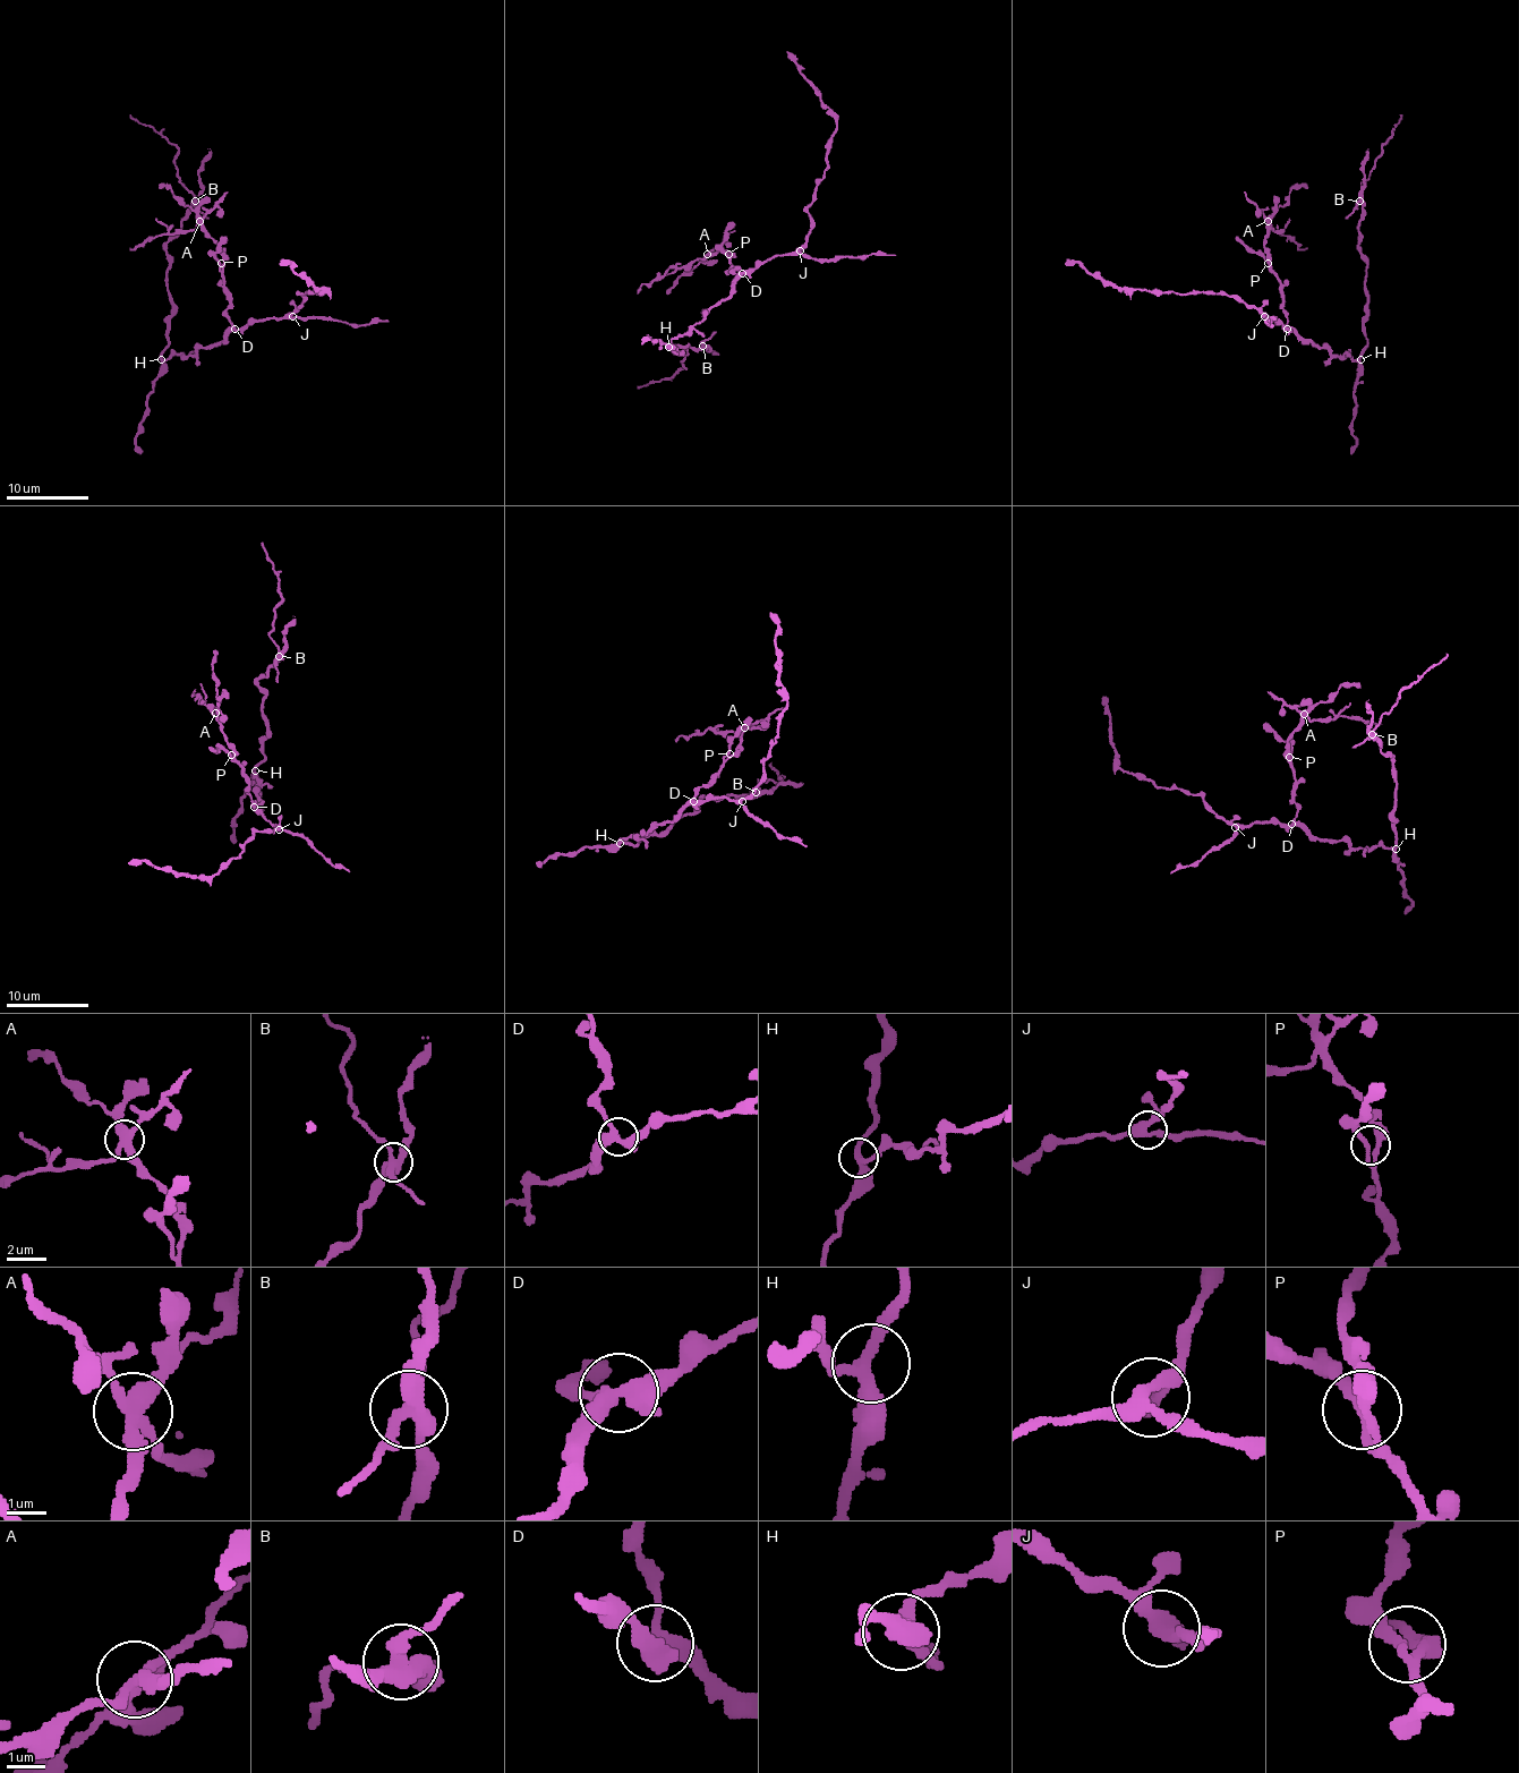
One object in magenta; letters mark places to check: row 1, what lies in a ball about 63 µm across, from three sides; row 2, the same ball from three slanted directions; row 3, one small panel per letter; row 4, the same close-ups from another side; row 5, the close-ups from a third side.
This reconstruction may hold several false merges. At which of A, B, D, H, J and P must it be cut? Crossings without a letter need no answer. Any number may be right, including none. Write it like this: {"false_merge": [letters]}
{"false_merge": ["A", "B"]}

